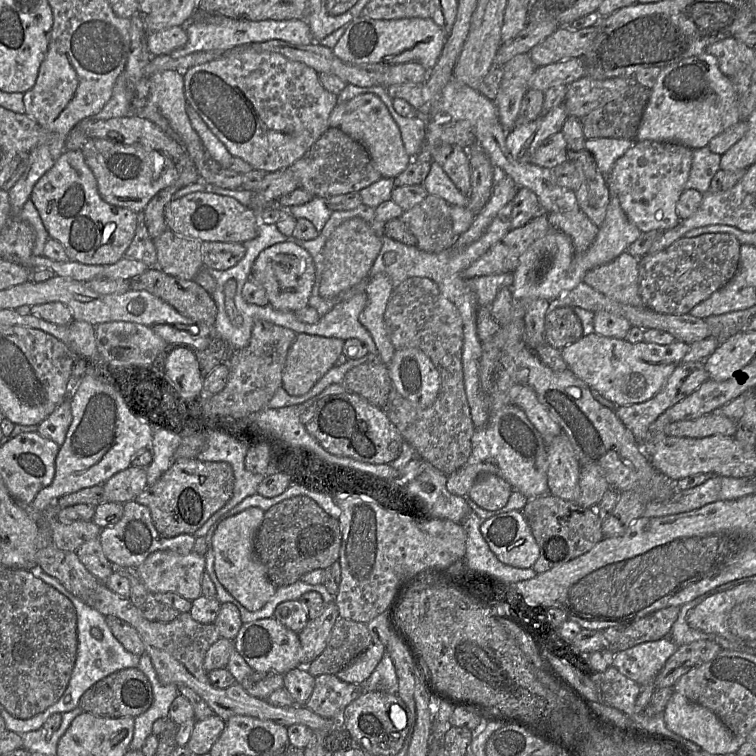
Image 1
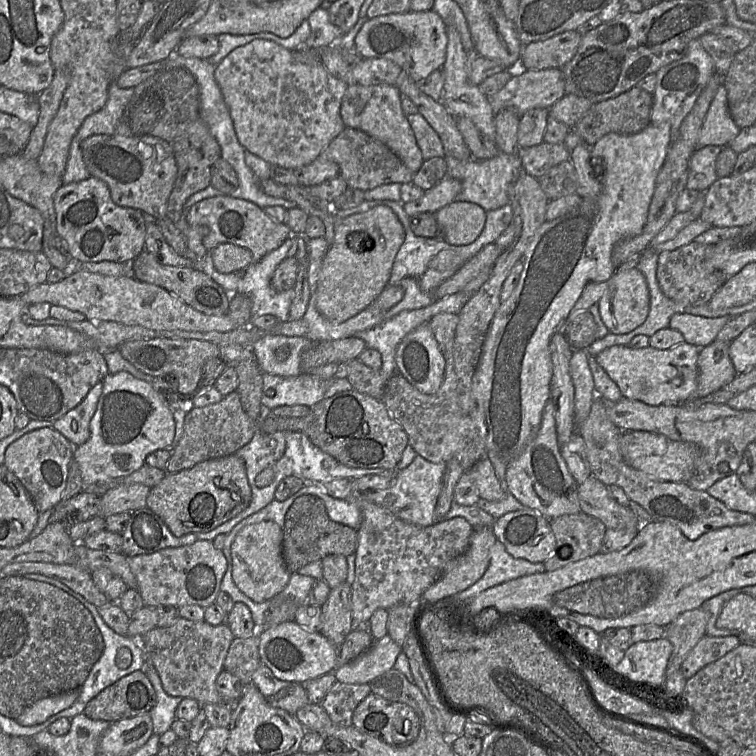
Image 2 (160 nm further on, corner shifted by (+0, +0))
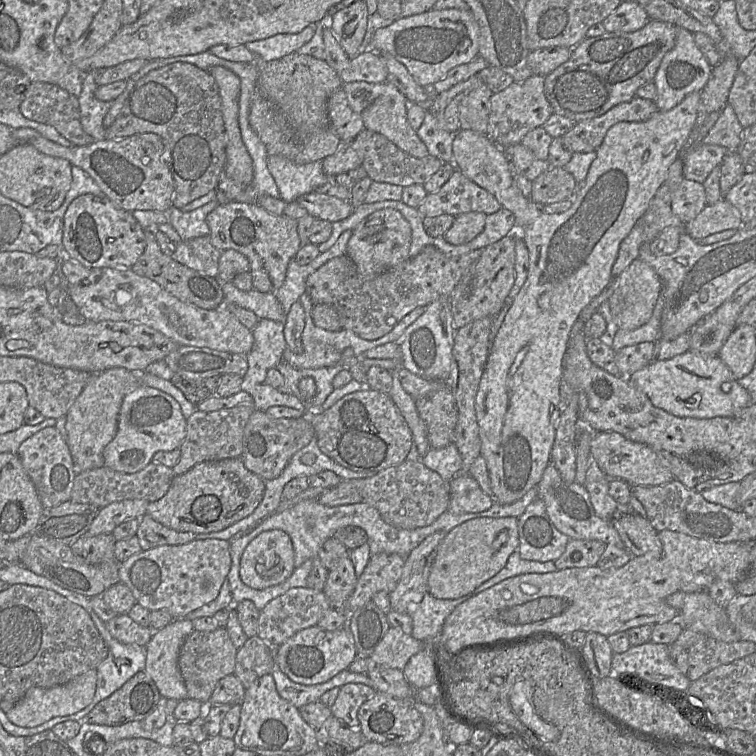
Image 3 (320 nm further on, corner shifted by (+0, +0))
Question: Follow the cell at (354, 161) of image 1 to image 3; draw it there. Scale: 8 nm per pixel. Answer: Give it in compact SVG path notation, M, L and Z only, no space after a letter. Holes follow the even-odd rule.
M362 130L351 142L352 147L362 154L362 167L374 182L385 182L402 187L412 184L424 184L445 163L437 157L428 155L416 158L401 150L384 135Z

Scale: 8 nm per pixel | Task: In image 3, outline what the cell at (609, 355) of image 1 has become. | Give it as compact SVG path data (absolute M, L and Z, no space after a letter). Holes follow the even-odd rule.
M692 350L667 360L653 360L625 378L642 391L653 406L677 417L732 417L752 404L747 390L739 385L731 370L718 356Z

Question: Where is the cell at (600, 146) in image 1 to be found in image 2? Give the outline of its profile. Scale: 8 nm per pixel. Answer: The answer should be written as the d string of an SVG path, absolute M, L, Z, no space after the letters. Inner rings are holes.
M664 122L659 125L649 124L645 129L636 134L620 135L616 133L609 133L600 138L593 146L591 146L591 156L593 156L593 158L602 158L602 165L599 162L593 161L592 159L591 170L595 179L599 179L601 176L601 192L594 197L582 197L582 201L564 215L550 221L546 220L536 230L524 252L522 257L524 267L519 282L510 297L500 304L499 308L494 314L482 346L477 367L472 377L471 388L471 411L469 415L478 429L479 435L484 442L486 450L496 453L506 464L522 453L525 447L535 438L540 428L543 409L546 402L550 399L552 361L549 344L551 337L556 332L562 332L569 313L581 296L581 293L586 285L590 283L607 282L613 276L615 270L617 270L611 259L613 246L623 239L633 238L642 233L647 220L649 205L655 190L656 179L665 162L668 149L671 145L670 128L671 126L668 122Z

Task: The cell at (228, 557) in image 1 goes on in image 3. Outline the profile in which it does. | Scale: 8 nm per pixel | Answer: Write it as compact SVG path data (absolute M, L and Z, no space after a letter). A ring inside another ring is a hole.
M279 529L258 534L245 548L240 560L240 578L254 589L284 582L295 569L294 549L289 535Z

